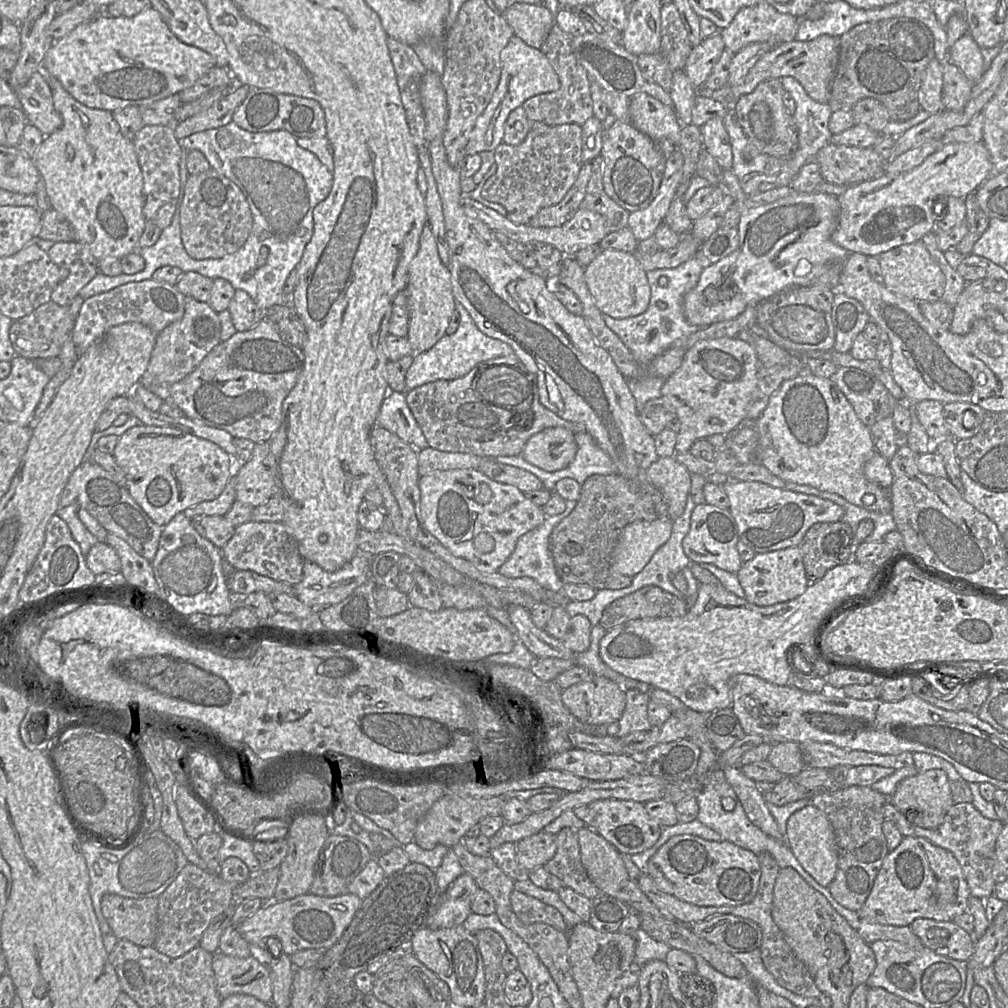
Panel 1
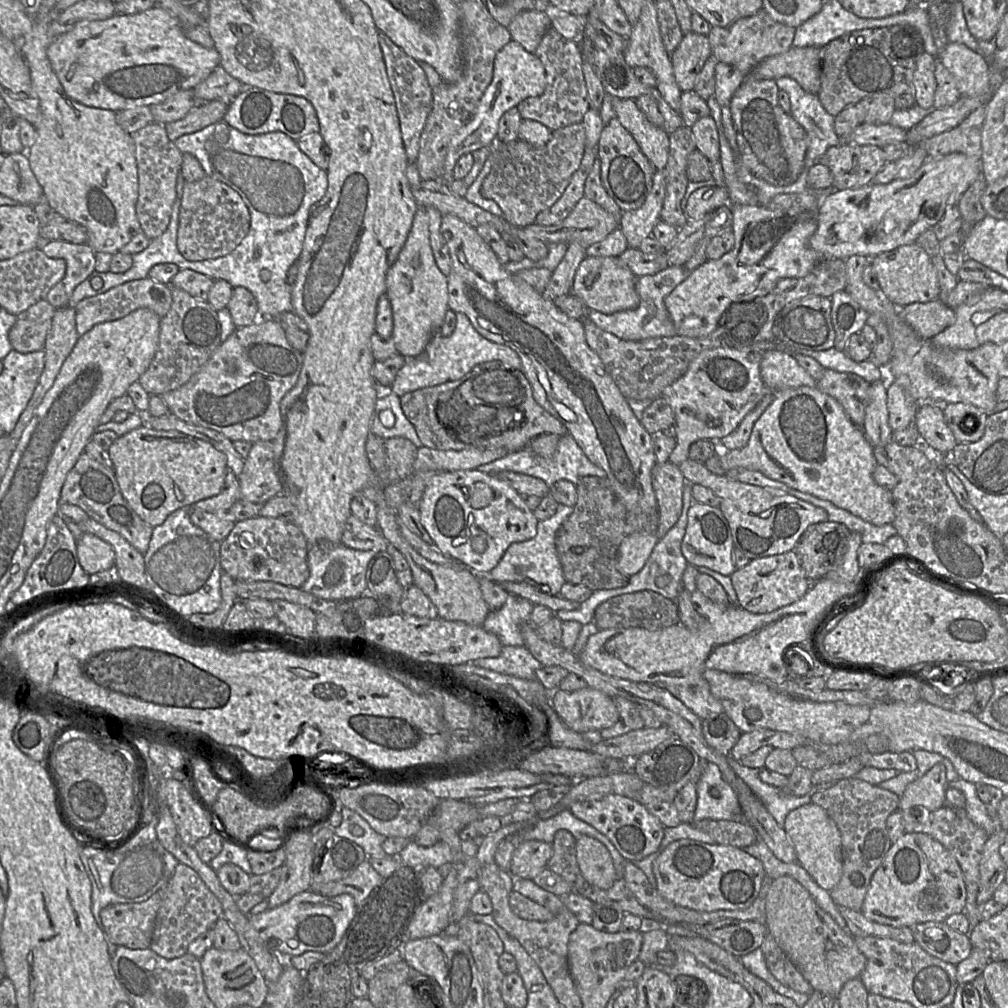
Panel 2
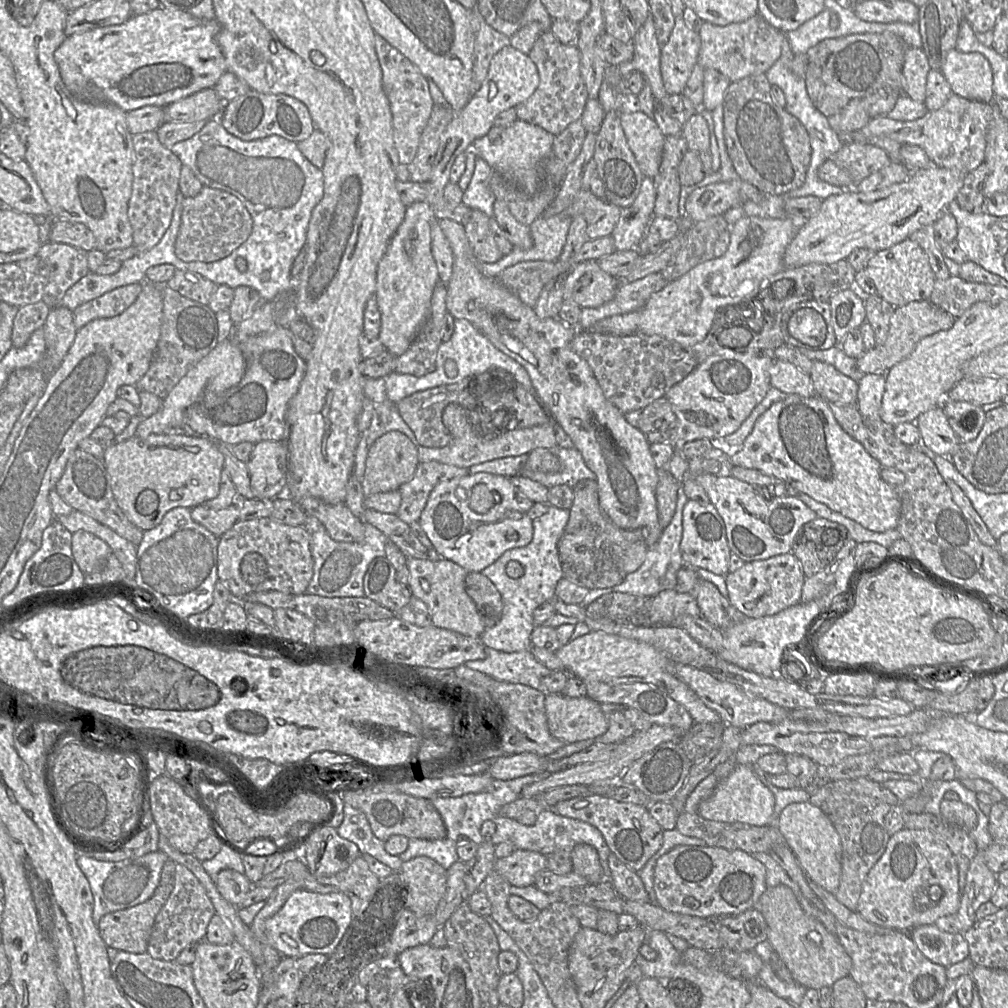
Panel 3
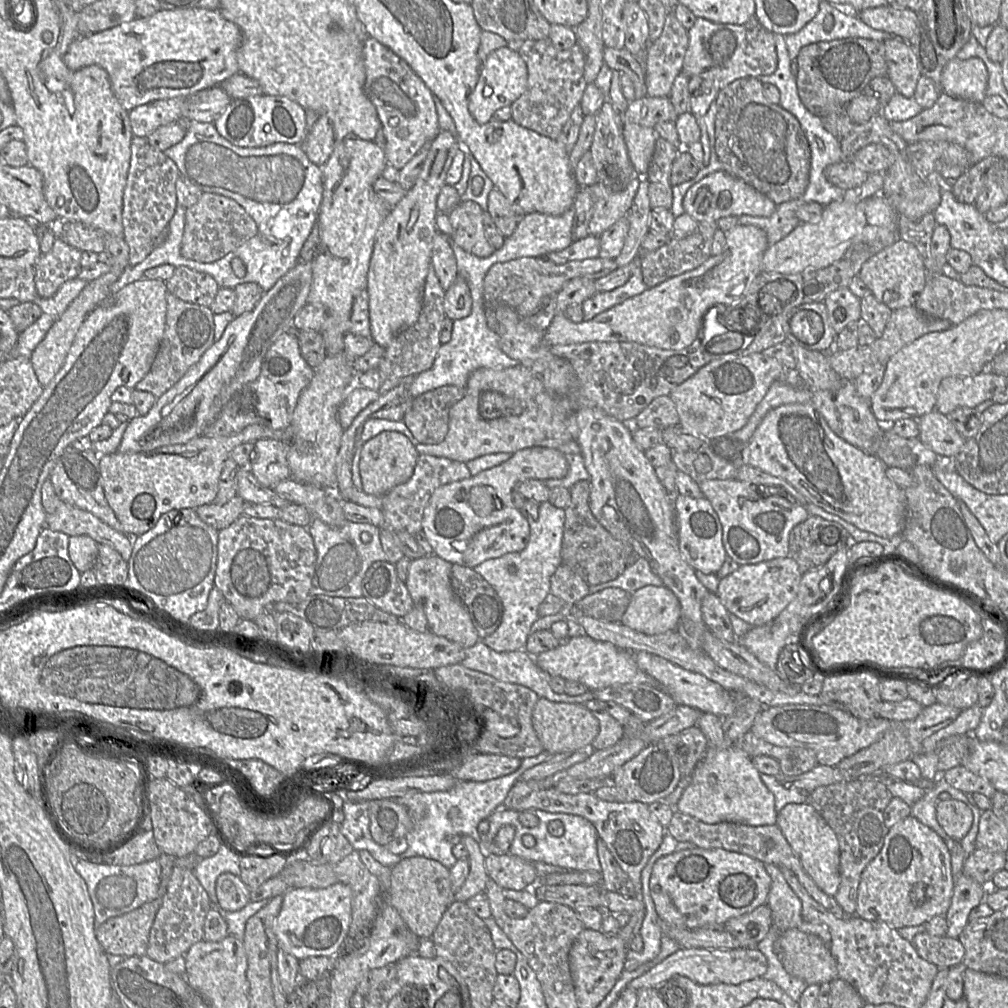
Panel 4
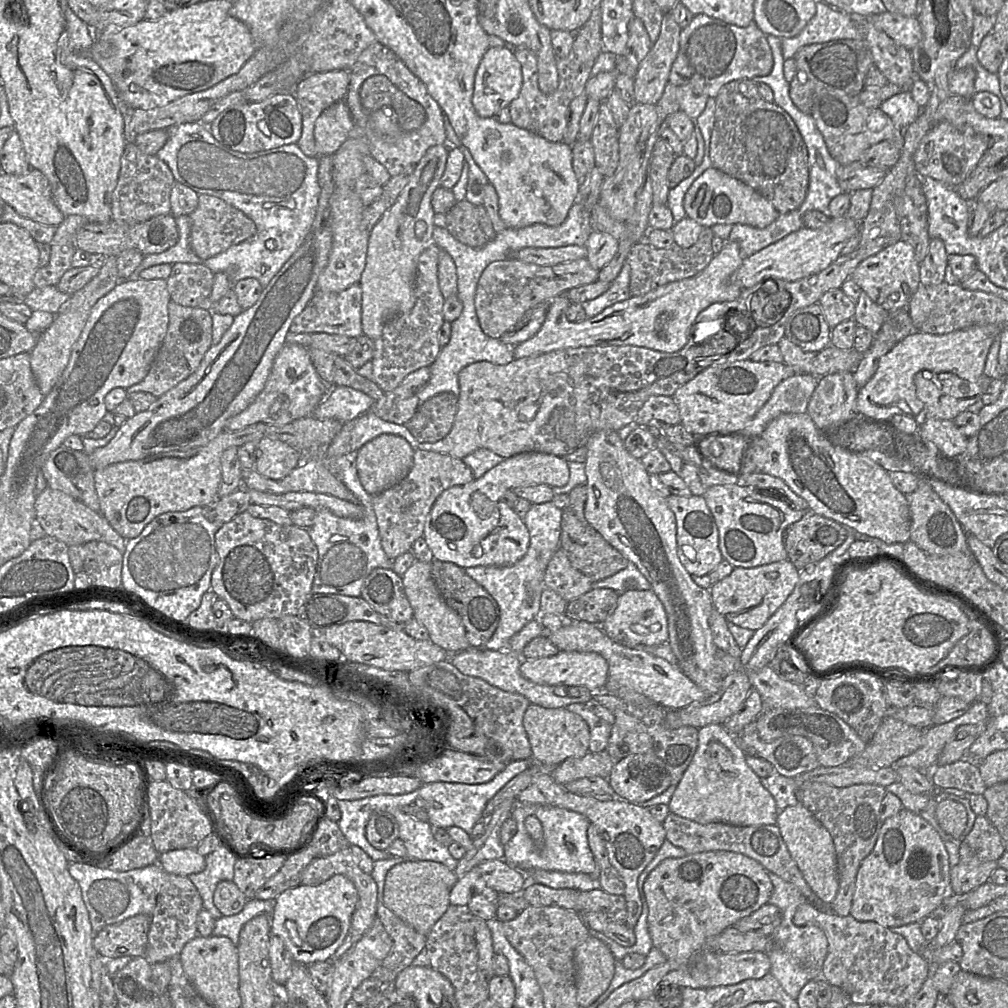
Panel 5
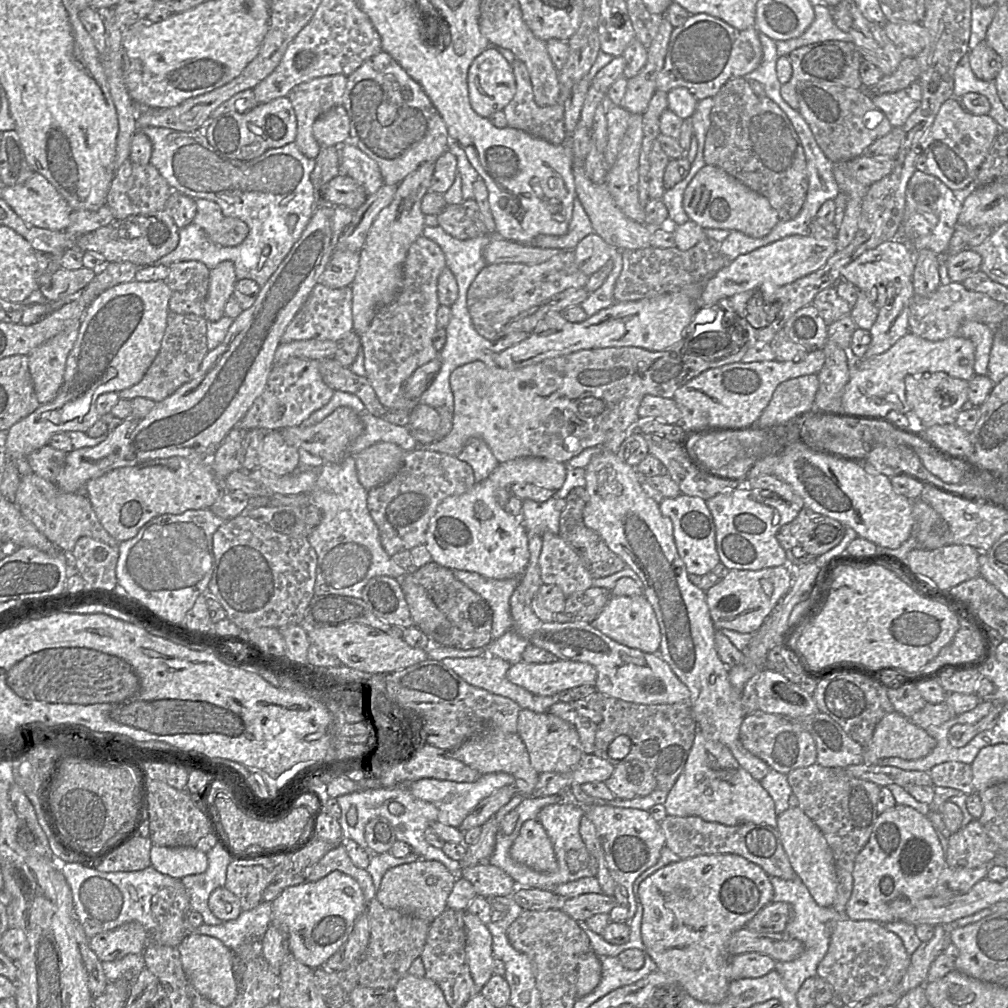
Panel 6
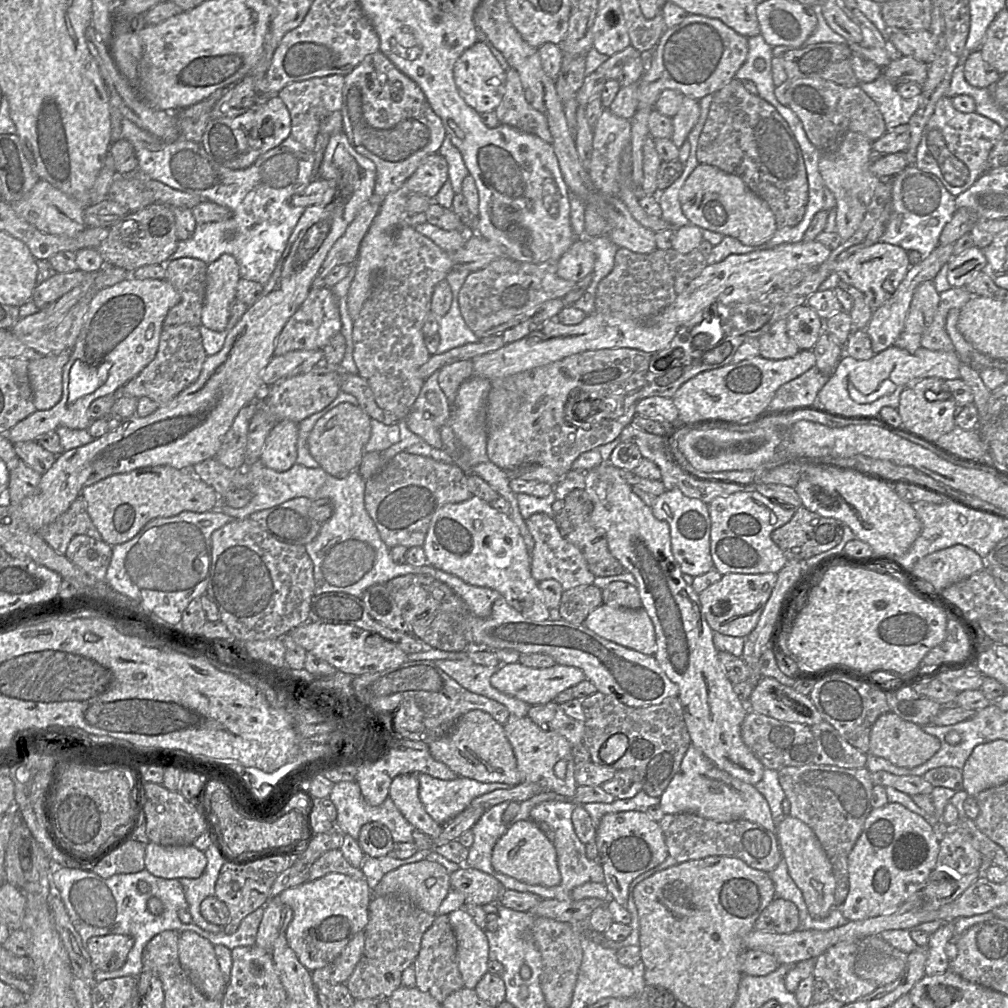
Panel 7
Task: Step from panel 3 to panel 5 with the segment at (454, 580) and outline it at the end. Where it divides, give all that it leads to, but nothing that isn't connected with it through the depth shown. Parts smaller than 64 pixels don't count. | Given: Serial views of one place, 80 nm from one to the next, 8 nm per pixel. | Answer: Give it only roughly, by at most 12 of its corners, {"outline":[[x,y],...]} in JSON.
{"outline":[[416,561],[401,577],[413,618],[448,655],[470,648],[458,613]]}

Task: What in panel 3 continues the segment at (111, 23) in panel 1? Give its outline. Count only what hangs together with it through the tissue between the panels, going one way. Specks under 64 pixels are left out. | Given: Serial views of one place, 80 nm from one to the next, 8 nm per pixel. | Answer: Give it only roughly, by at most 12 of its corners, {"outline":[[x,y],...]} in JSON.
{"outline":[[160,6],[67,36],[77,99],[125,112],[213,88],[219,23]]}

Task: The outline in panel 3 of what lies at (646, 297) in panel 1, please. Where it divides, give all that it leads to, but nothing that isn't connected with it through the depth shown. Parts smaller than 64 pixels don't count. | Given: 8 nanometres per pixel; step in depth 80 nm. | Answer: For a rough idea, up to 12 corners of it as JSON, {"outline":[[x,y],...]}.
{"outline":[[583,261],[564,280],[564,301],[596,308],[620,279]]}

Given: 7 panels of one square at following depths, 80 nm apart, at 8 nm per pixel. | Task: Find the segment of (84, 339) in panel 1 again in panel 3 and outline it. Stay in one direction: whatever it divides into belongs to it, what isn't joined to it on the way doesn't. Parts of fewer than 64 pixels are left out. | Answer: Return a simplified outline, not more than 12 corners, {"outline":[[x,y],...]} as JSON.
{"outline":[[143,283],[129,284],[80,305],[76,329],[121,314],[135,302]]}

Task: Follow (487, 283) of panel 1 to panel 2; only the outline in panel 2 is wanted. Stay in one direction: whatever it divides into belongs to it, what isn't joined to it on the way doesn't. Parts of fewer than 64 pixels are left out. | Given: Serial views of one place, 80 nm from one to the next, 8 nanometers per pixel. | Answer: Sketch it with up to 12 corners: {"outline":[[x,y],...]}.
{"outline":[[444,215],[449,309],[516,352],[537,403],[631,512],[653,435],[583,320]]}

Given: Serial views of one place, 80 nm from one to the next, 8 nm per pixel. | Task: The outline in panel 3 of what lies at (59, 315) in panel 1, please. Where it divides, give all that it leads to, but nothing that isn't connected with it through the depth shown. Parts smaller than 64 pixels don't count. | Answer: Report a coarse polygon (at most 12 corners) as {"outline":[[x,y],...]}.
{"outline":[[42,300],[19,307],[12,346],[24,347],[51,309]]}

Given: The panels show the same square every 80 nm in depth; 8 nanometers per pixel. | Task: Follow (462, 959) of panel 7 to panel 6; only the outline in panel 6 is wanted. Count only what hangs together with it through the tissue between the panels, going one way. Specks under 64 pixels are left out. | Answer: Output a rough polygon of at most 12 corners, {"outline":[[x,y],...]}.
{"outline":[[465,911],[466,959],[475,985],[492,977],[492,936]]}

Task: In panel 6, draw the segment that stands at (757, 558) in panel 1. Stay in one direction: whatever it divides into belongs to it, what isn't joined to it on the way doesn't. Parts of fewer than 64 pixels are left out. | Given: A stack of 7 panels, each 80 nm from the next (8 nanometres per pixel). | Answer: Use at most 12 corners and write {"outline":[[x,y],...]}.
{"outline":[[788,564],[730,570],[705,591],[715,630],[755,633],[792,584]]}

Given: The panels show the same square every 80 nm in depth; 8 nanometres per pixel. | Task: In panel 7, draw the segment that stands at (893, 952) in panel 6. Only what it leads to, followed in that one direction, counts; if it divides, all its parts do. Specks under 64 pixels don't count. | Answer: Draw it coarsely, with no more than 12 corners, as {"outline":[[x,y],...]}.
{"outline":[[859,941],[816,957],[812,975],[832,998],[852,1003],[878,988],[858,977]]}

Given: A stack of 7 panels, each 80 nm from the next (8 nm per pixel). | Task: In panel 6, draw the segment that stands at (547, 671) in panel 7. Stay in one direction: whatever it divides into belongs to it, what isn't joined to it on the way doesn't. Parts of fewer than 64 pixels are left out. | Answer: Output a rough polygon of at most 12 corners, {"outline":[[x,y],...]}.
{"outline":[[519,661],[510,682],[540,696],[594,685],[588,663]]}

